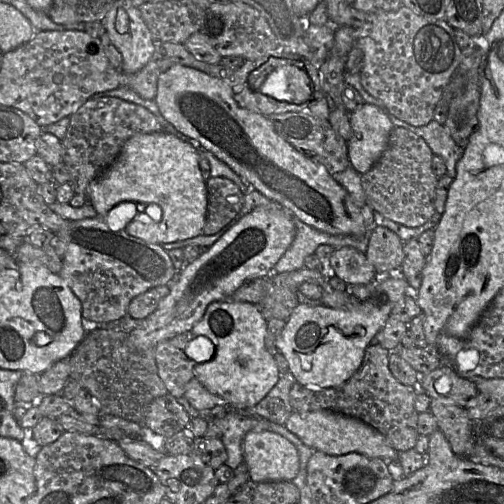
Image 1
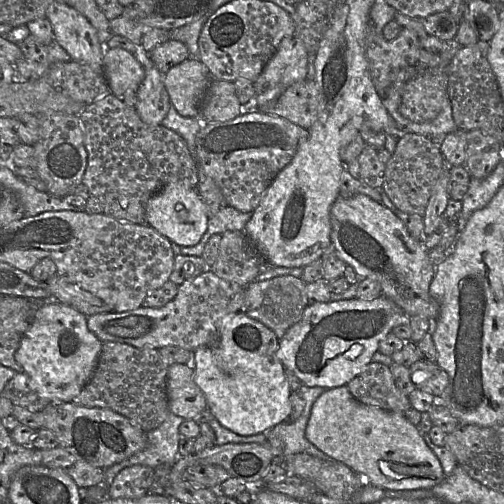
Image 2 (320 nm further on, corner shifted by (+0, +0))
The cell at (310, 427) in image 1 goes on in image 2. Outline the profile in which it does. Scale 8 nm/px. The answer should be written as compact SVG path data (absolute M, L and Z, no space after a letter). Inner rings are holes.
M347 386L327 389L318 397L313 404L305 436L323 453L345 464L370 484L385 490L430 489L446 478L439 459L427 446L418 427L411 424L404 413L361 403L352 396Z

